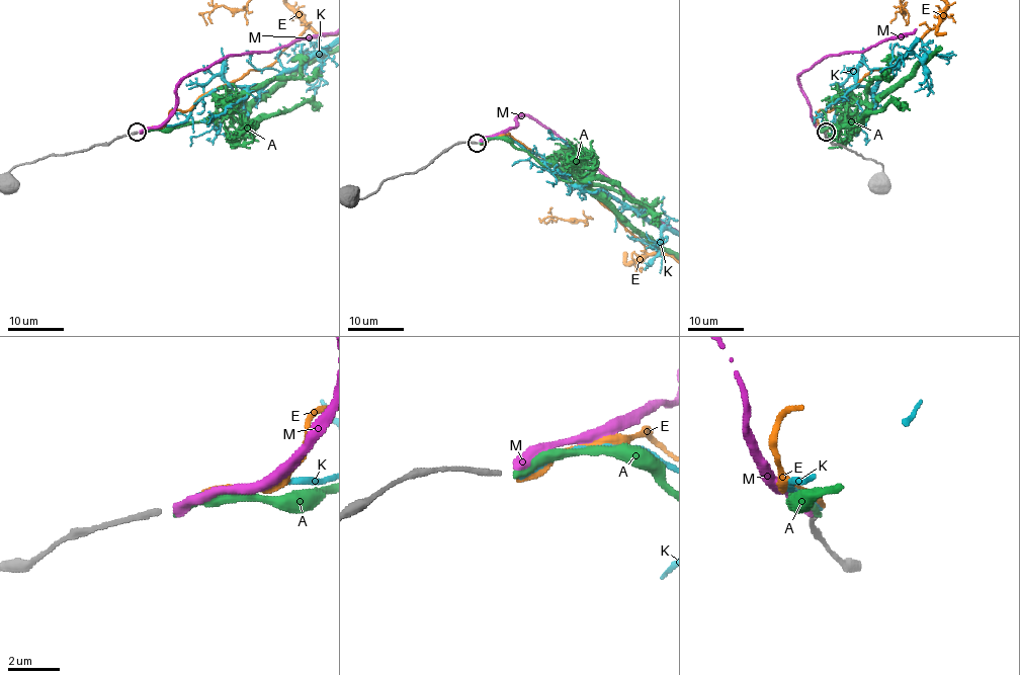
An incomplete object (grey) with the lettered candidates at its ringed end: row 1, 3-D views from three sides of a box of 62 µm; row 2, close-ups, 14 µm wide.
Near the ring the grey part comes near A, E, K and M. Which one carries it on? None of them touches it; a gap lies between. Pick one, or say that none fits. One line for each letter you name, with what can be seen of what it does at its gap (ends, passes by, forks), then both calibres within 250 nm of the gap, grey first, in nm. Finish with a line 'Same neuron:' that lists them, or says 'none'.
E: it ends | 240/220 nm
Same neuron: E

